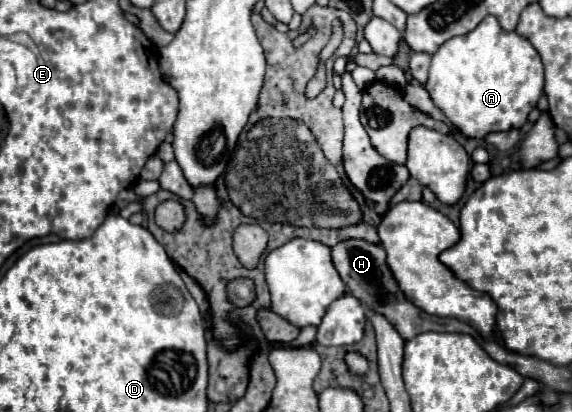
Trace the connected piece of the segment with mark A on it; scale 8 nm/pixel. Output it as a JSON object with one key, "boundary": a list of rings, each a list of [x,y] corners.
{"boundary":[[[487,16],[475,30],[465,36],[451,38],[431,58],[429,78],[425,82],[433,104],[469,138],[485,138],[489,132],[505,132],[521,128],[529,112],[543,94],[543,64],[533,44],[517,32],[503,32],[495,16]]]}

